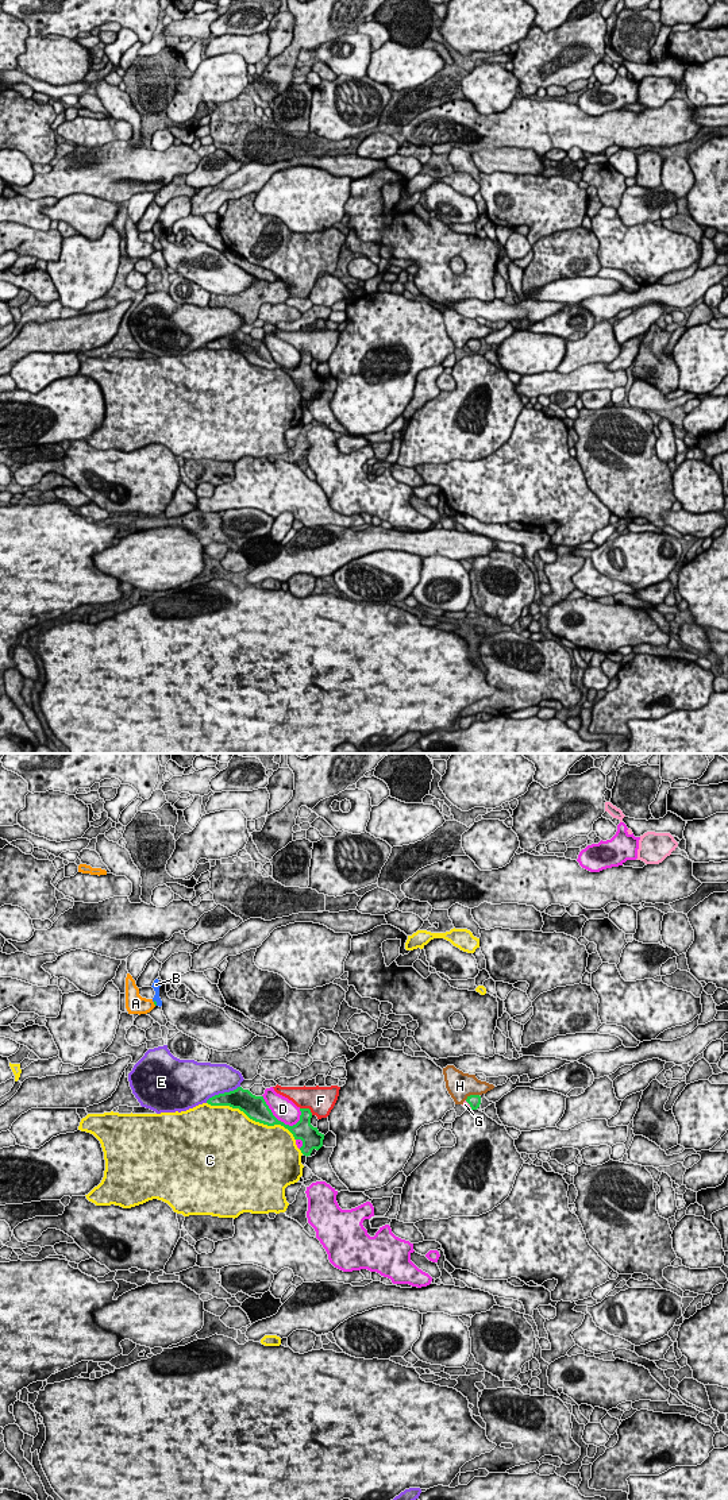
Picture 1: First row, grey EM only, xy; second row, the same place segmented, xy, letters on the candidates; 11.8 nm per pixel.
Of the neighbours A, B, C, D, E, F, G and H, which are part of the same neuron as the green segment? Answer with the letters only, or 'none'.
B

